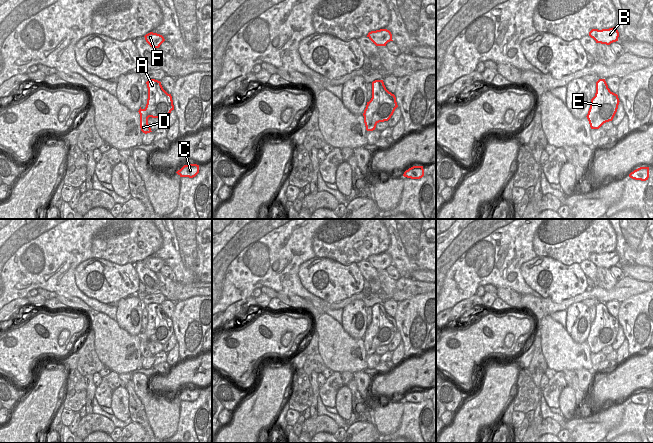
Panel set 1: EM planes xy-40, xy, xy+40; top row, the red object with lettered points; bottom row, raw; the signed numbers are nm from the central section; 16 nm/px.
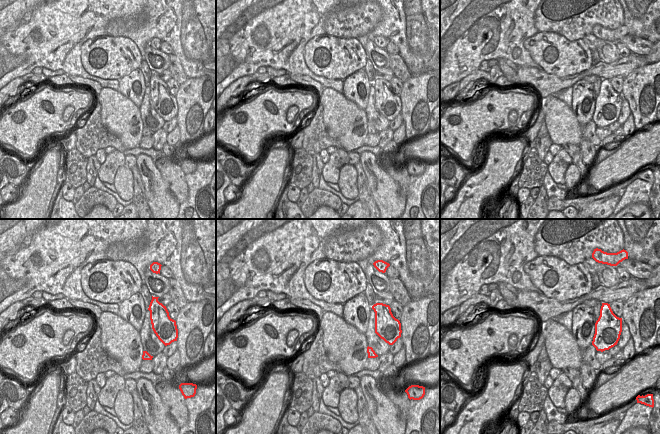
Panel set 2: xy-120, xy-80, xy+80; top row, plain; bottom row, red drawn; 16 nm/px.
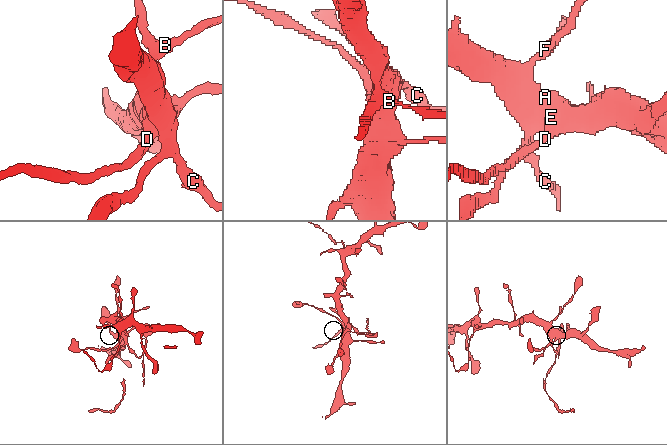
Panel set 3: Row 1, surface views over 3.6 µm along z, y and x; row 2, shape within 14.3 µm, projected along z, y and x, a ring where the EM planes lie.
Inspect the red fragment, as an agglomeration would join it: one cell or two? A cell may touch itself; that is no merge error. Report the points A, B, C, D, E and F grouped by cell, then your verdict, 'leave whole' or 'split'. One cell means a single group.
groups A B C D E F; leave whole

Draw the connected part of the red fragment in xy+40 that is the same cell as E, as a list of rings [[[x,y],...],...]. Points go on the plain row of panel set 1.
[[[599,303],[586,340],[591,353],[599,353],[604,347],[612,345],[619,326],[618,319],[610,315],[605,303]]]

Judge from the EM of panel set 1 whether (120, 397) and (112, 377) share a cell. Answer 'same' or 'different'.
different

